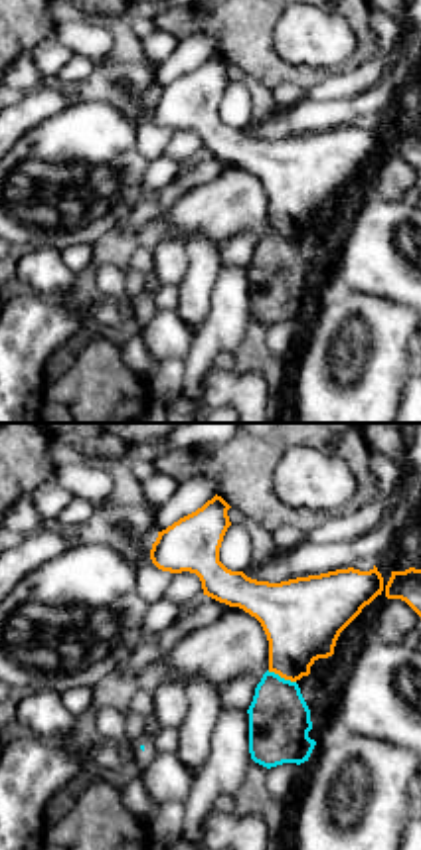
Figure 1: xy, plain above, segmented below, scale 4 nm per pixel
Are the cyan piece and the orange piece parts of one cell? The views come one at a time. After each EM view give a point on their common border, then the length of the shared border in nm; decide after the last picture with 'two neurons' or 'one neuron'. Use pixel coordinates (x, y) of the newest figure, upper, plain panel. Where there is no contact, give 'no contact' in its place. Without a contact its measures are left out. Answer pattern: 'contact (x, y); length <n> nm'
contact (279, 234); length 130 nm

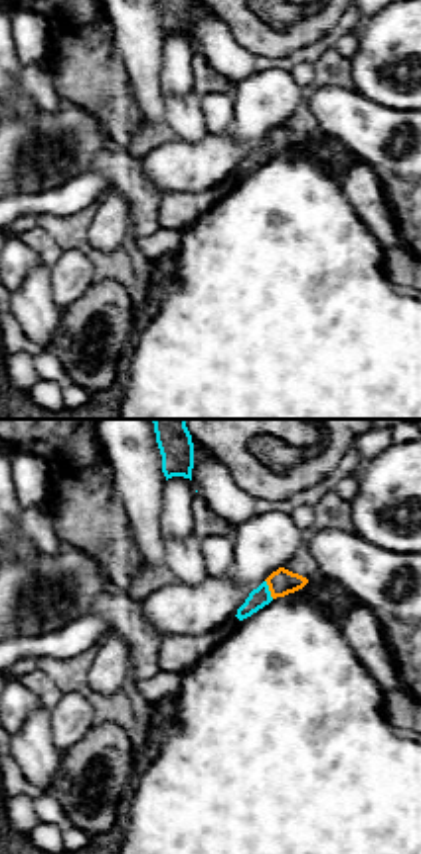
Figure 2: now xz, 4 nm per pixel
contact (267, 147); length 90 nm

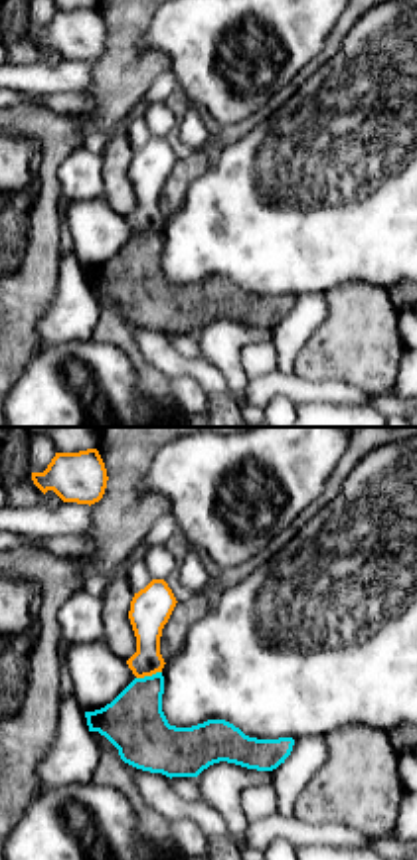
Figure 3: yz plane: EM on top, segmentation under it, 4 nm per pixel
contact (149, 234); length 110 nm

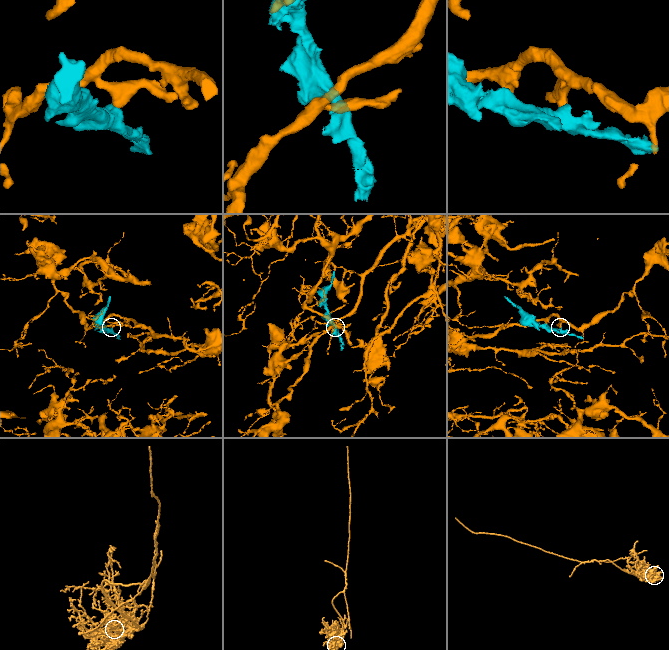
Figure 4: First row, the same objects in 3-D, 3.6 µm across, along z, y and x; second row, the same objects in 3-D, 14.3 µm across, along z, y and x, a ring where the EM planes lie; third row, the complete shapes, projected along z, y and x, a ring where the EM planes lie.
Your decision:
two neurons

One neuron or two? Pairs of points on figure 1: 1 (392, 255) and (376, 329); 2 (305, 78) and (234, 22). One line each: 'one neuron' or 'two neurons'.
1: two neurons
2: one neuron

